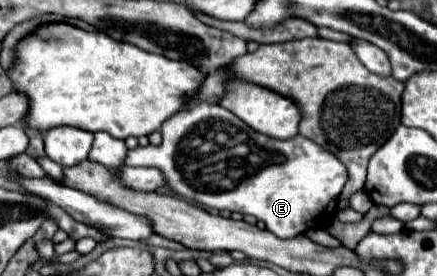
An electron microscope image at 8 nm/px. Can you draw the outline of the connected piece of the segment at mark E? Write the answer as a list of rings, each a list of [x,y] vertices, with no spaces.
[[[199,103],[179,111],[171,117],[171,121],[163,123],[161,133],[163,143],[159,147],[147,145],[129,149],[125,163],[129,167],[147,165],[161,169],[167,177],[167,185],[183,199],[193,201],[205,209],[229,209],[243,215],[253,215],[281,239],[291,239],[305,233],[307,229],[331,225],[337,197],[347,183],[347,167],[311,139],[303,135],[295,135],[291,139],[267,137],[245,125],[227,109],[213,103]]]

